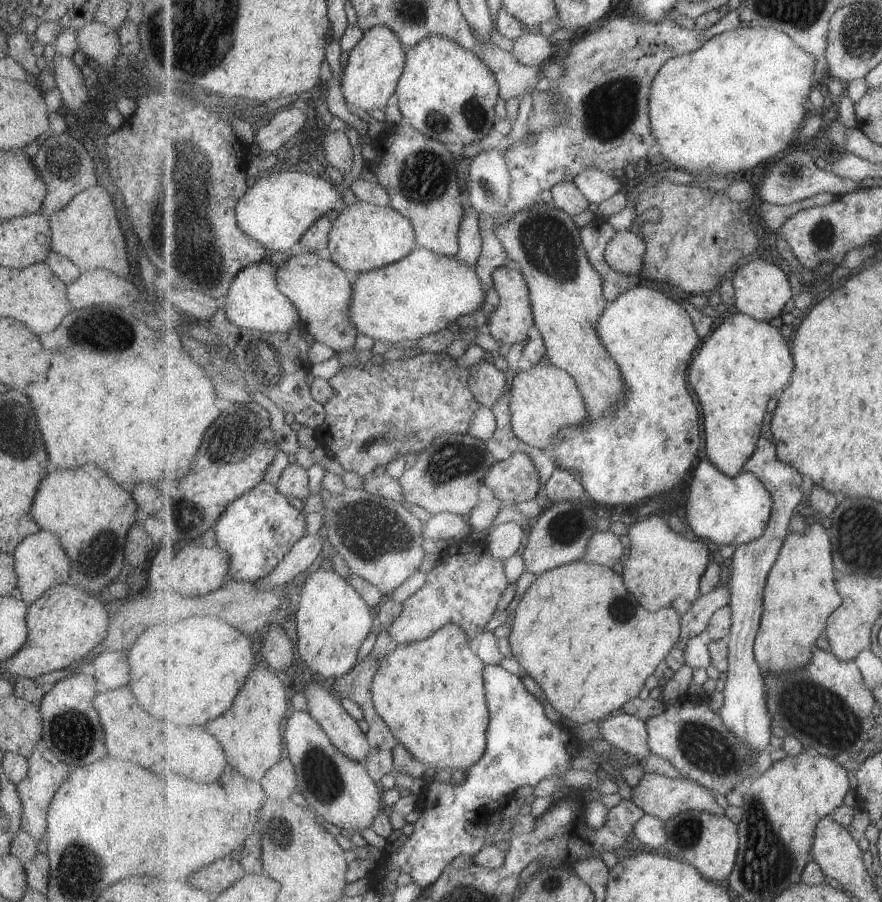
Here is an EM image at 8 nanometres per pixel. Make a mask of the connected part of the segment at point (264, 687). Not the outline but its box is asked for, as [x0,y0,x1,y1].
[207,666,289,783]

